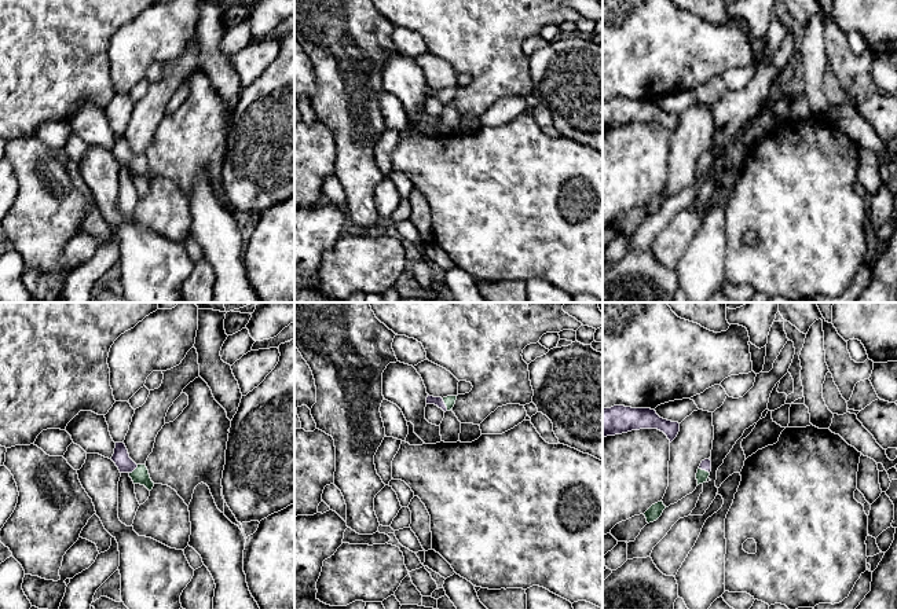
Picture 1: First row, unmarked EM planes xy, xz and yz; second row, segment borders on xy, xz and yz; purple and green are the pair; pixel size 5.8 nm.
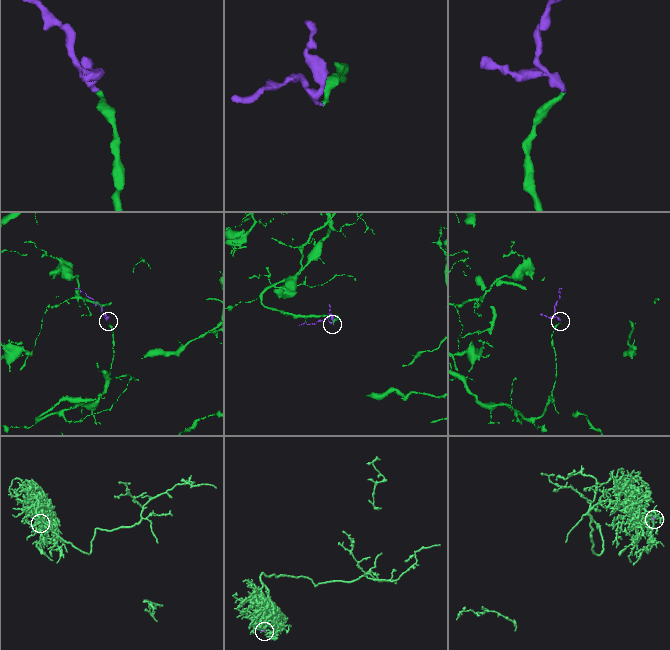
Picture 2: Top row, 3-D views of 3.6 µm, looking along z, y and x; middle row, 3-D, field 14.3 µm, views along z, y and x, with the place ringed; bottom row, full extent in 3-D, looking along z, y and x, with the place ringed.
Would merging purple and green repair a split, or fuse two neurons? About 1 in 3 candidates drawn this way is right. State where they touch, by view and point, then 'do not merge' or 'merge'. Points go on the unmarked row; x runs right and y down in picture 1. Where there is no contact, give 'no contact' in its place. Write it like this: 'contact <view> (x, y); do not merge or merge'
contact xz (445, 96); merge

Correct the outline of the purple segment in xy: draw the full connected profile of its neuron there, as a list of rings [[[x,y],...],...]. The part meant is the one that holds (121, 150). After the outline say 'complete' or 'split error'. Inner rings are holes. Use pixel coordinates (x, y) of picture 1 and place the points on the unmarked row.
[[[116,135],[111,153],[118,159],[120,165],[128,165],[133,176],[144,177],[149,183],[153,181],[154,175],[150,170],[146,157],[136,157],[128,146],[124,135]]]; split error

